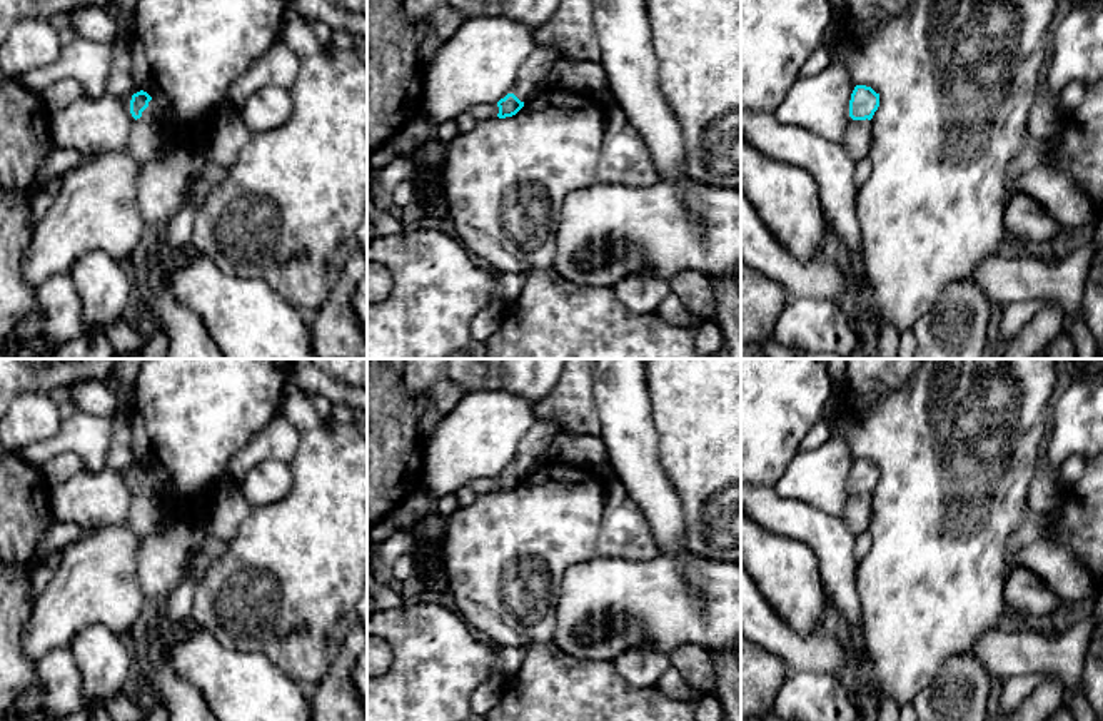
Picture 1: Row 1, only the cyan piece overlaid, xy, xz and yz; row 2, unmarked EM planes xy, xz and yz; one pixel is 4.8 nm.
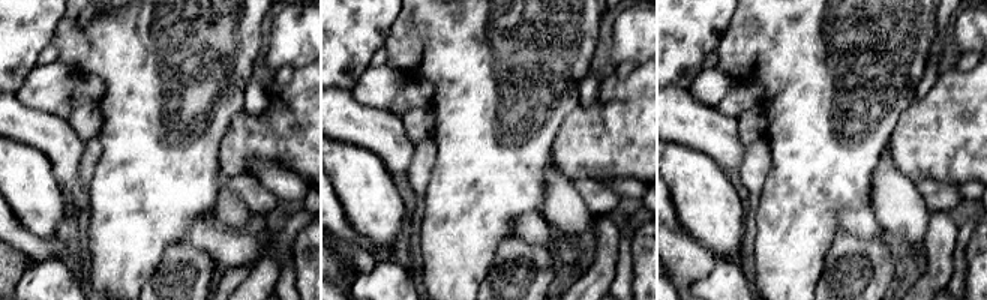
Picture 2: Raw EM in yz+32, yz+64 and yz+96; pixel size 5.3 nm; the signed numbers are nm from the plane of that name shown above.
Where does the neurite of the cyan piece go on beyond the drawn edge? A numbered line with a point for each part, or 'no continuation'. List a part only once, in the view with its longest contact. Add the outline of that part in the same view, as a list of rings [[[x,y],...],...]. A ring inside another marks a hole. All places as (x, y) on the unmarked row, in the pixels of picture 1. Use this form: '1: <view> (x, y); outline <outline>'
1: xy (152, 488); outline [[[152,472],[149,476],[149,481],[142,486],[142,494],[155,499],[162,499],[164,494],[164,484],[159,481],[159,477]]]

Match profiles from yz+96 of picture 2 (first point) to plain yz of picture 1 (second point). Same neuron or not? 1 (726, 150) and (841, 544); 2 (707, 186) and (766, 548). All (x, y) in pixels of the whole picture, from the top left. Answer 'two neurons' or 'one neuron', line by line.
1: one neuron
2: one neuron

